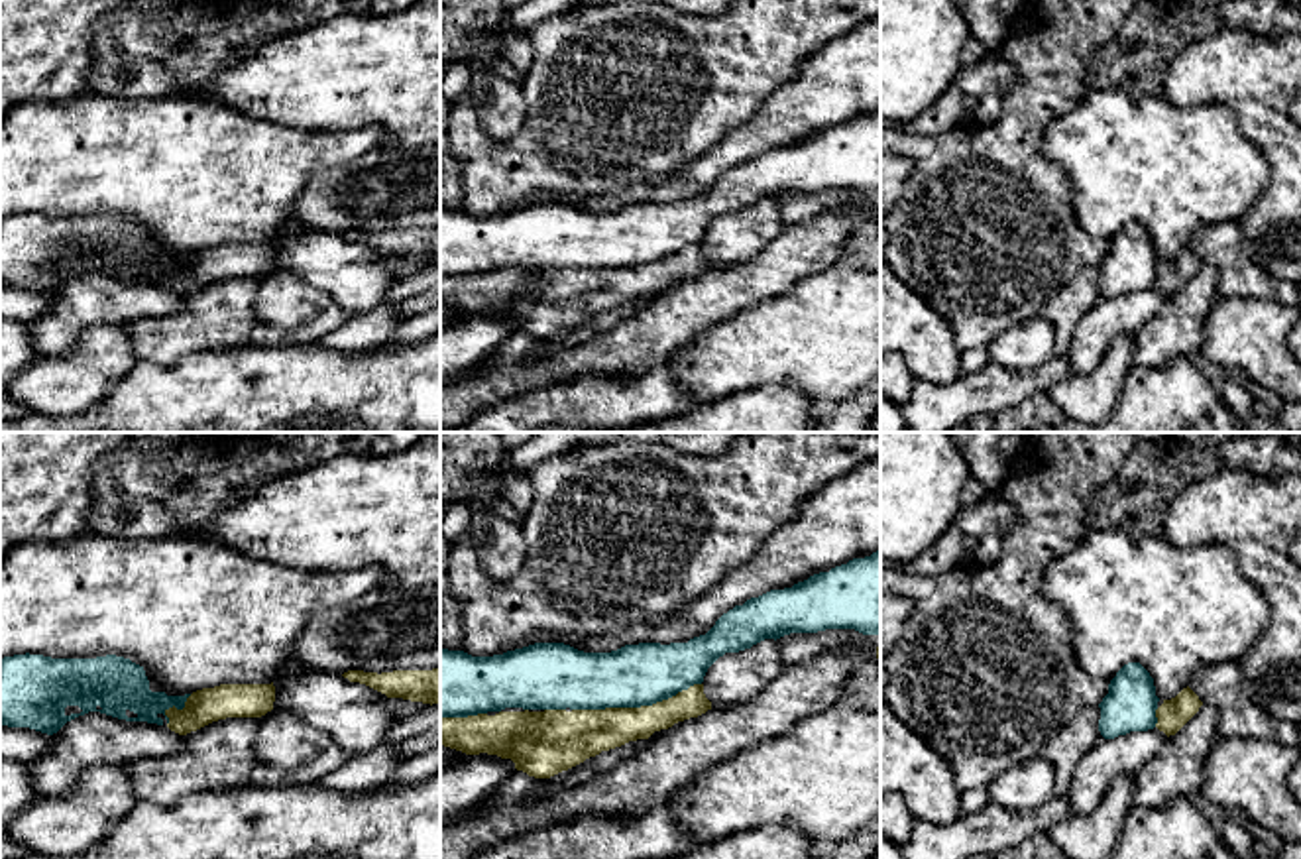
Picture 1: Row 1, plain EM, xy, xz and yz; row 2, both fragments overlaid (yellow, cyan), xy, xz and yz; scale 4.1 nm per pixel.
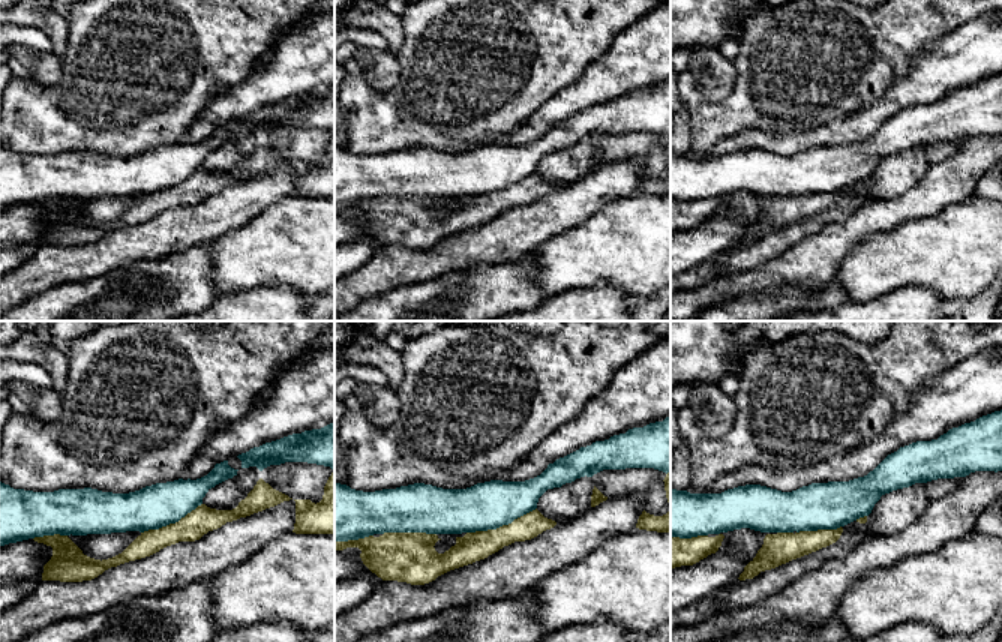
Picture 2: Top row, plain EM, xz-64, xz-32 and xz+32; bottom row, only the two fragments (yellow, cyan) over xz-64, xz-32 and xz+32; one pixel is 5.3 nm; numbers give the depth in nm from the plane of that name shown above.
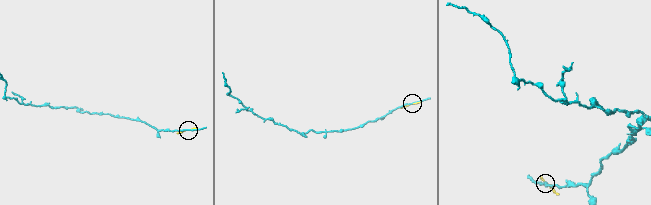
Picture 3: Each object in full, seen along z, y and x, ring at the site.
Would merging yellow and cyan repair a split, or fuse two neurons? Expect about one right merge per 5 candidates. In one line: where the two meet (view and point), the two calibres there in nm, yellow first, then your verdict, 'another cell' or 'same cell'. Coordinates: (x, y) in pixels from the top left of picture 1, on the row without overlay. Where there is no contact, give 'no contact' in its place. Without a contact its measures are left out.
contact xz (635, 268); calibres 200 and 260 nm; another cell

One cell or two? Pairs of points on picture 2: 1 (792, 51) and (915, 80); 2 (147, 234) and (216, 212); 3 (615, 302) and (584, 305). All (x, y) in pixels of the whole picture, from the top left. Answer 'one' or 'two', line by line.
1: two
2: one
3: one

